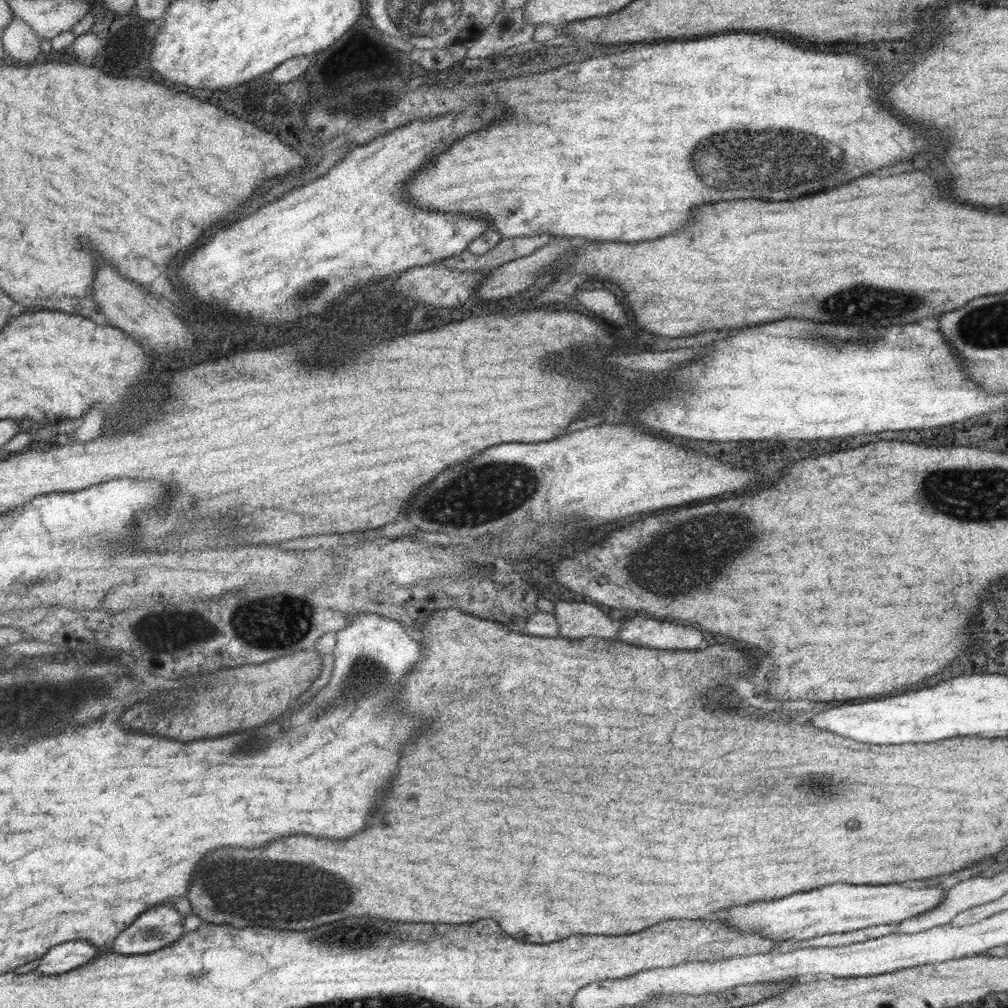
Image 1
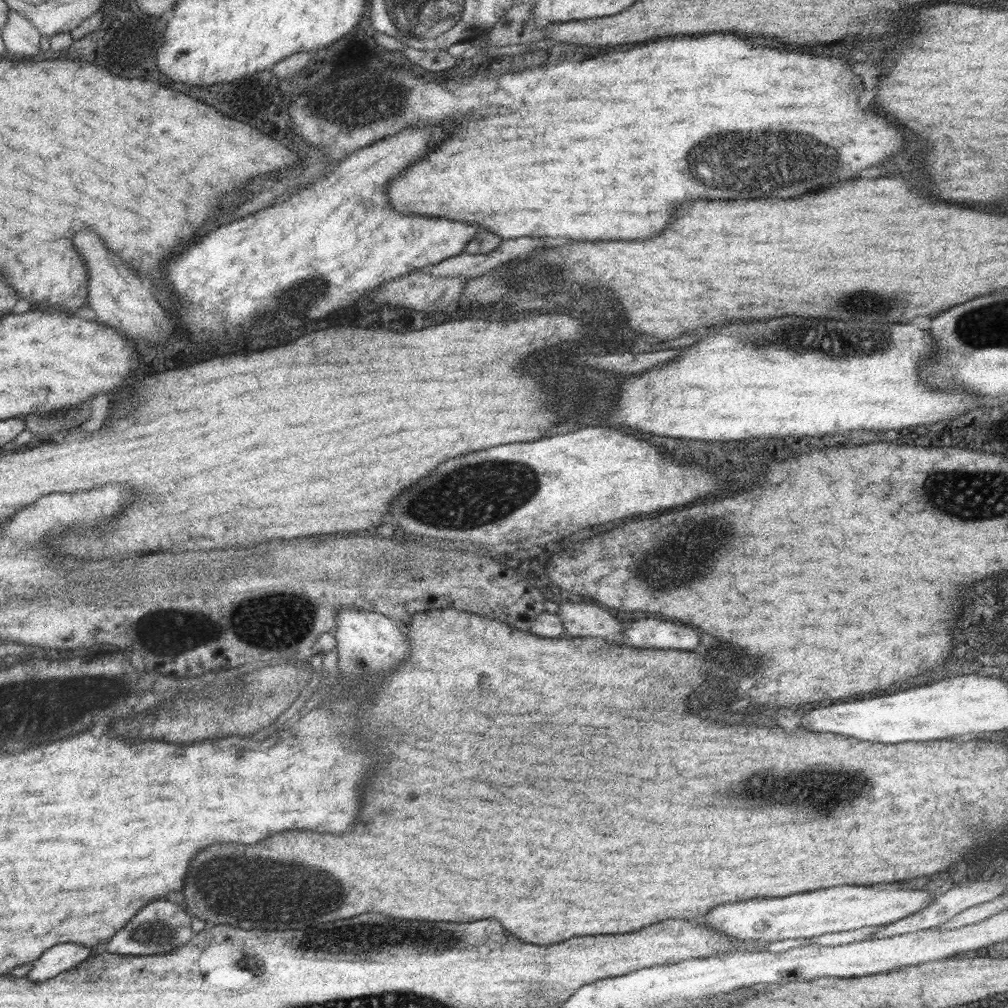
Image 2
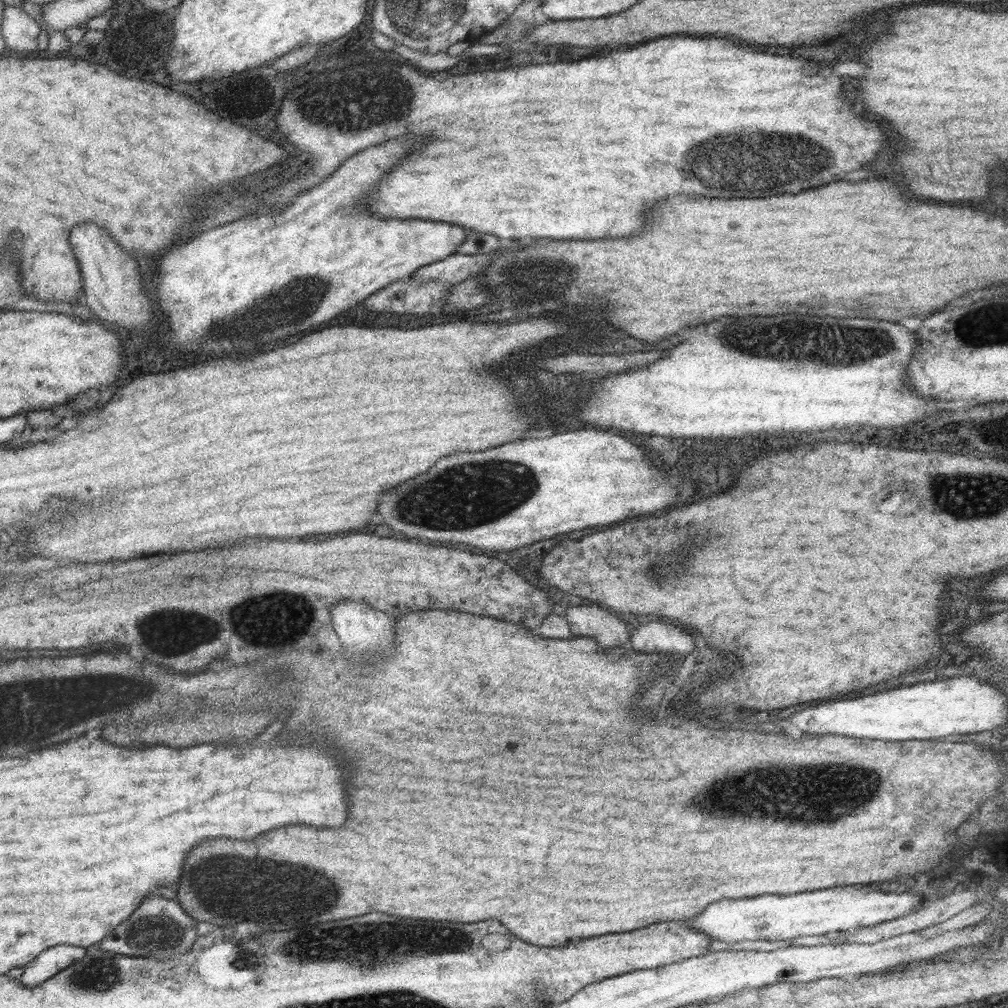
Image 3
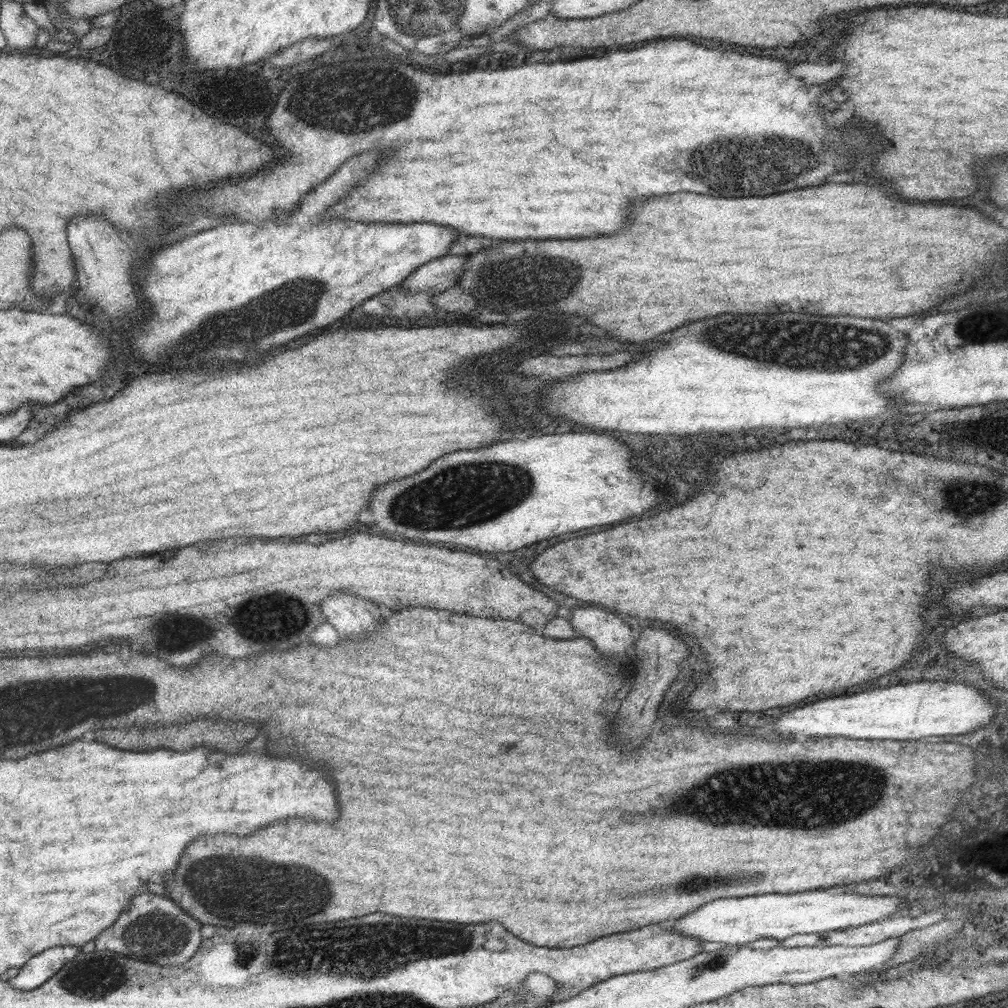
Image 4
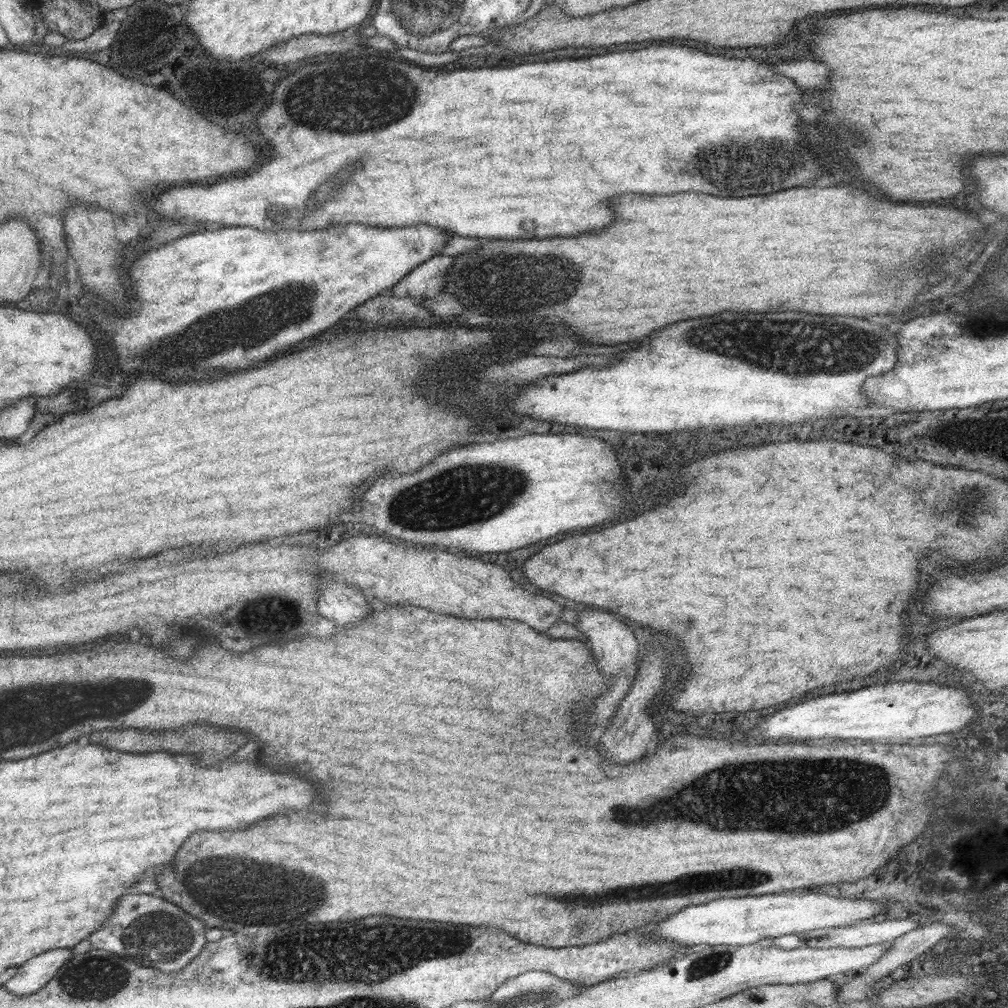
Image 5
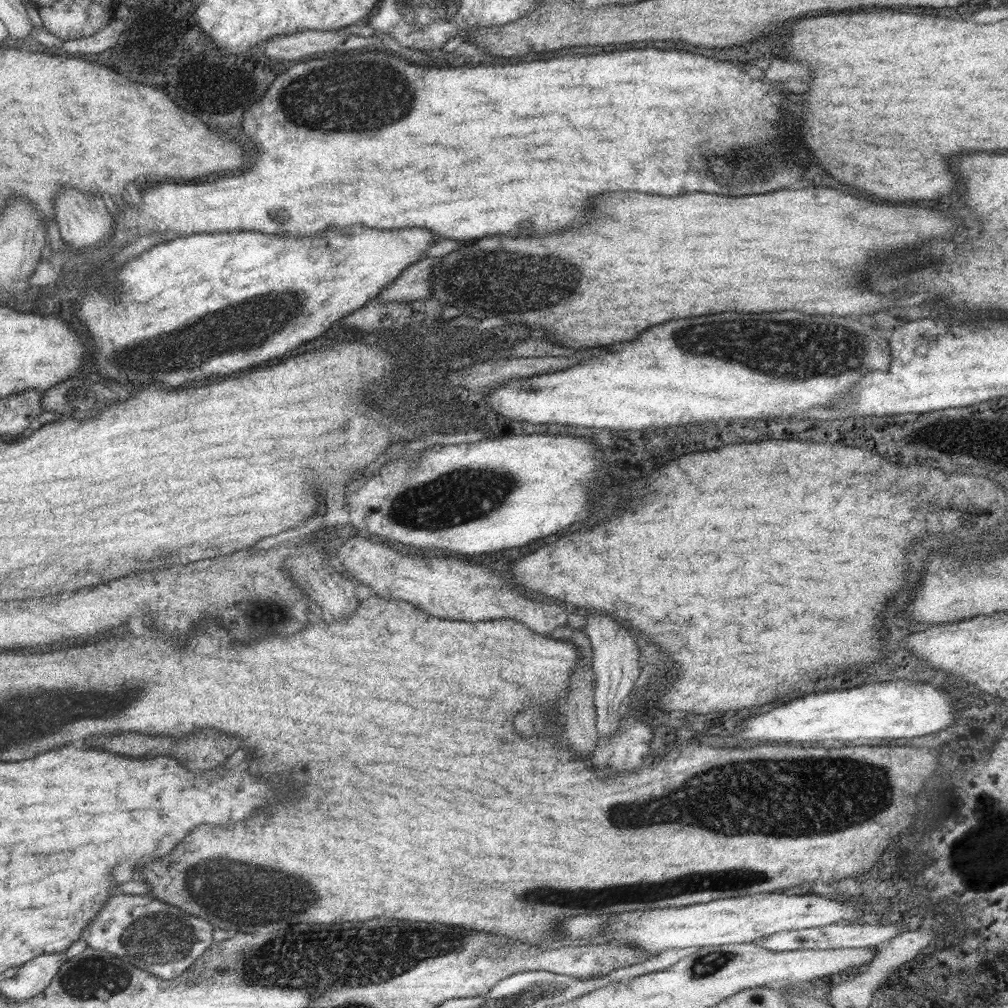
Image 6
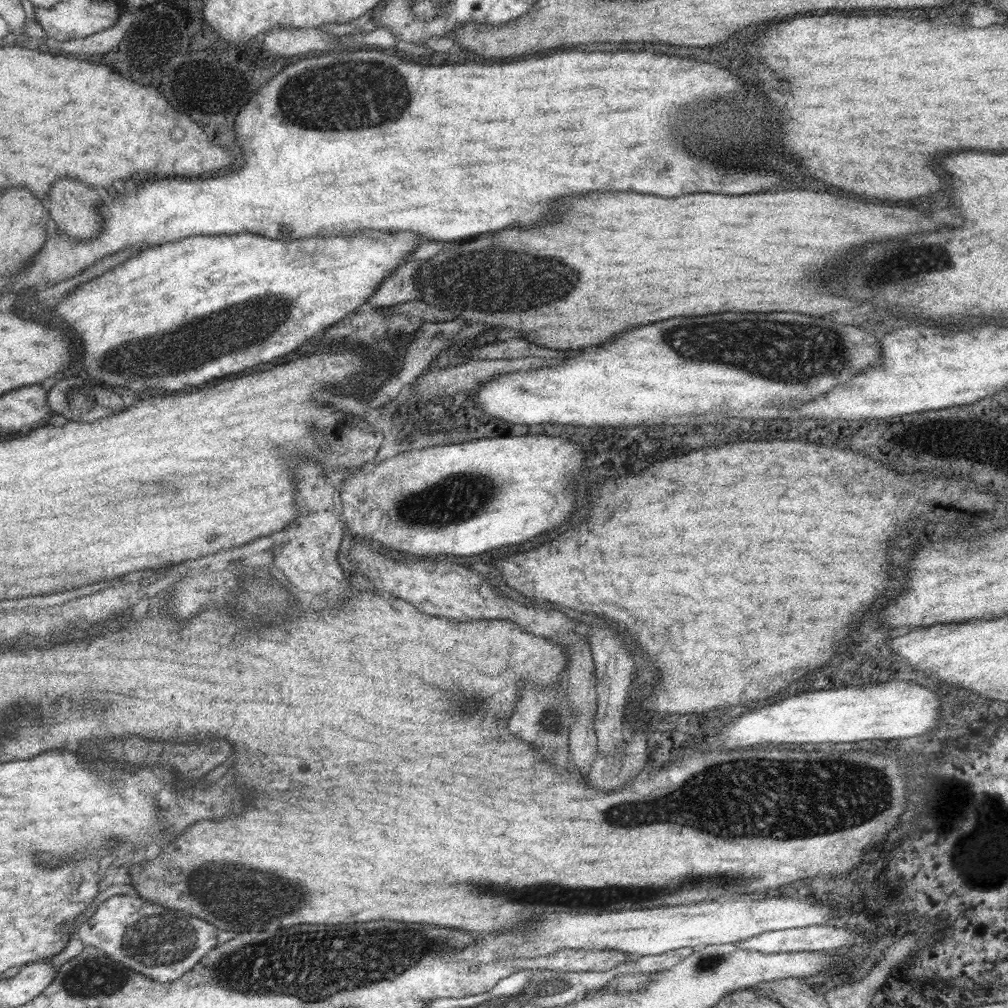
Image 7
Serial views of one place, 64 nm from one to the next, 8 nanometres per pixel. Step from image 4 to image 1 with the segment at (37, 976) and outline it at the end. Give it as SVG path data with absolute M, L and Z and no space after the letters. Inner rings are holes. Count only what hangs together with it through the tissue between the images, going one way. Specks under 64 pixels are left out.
M84 940L65 942L57 949L52 949L51 952L46 952L41 958L38 958L39 963L32 971L43 976L63 974L86 963L100 950L100 948Z

